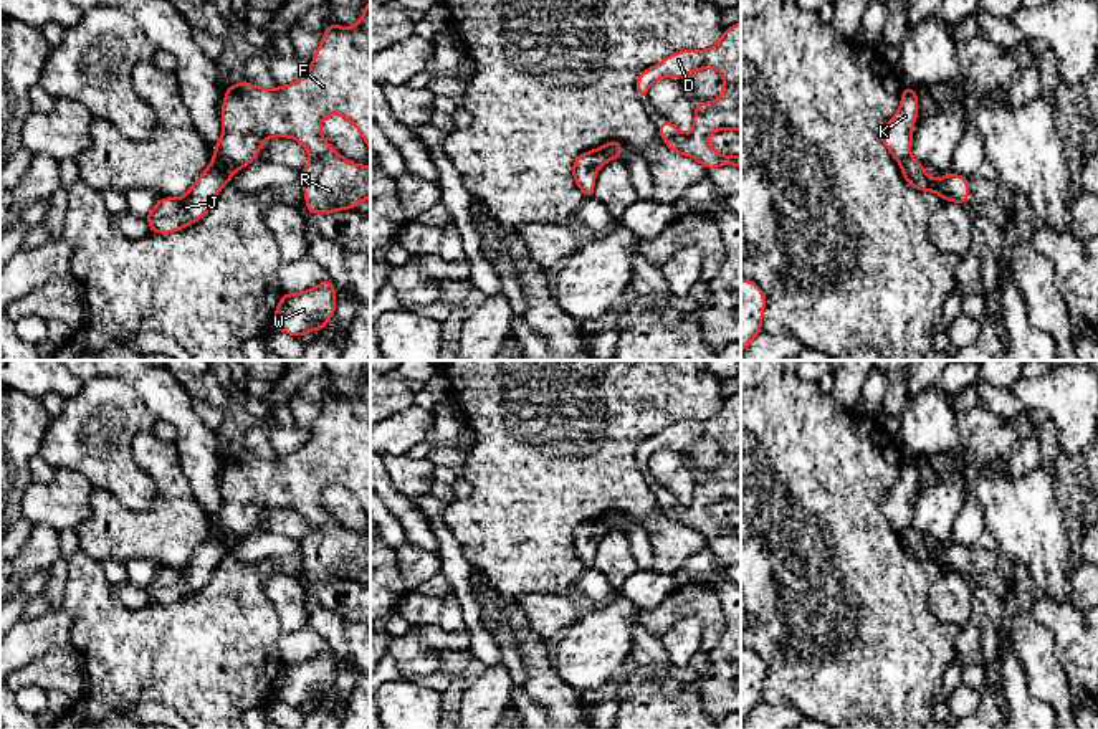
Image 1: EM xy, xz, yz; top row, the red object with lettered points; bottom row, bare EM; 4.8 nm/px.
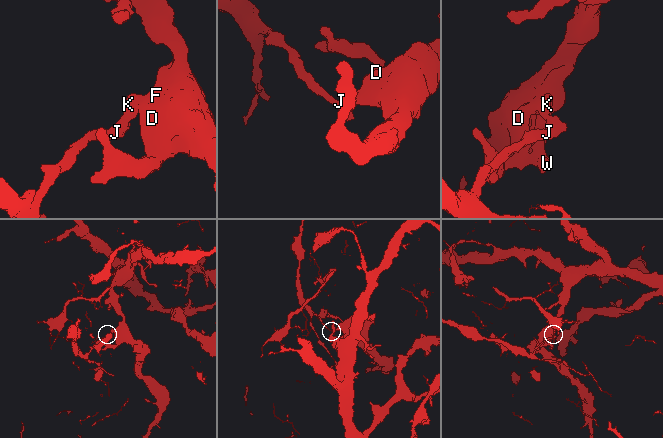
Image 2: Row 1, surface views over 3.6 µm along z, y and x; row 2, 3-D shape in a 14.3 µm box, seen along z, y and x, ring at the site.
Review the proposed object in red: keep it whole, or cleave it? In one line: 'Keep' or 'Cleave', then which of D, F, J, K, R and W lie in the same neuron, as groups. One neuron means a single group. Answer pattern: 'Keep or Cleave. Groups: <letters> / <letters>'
Cleave. Groups: D F K R W / J

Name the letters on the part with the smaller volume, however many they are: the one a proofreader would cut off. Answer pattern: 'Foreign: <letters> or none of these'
Foreign: J

